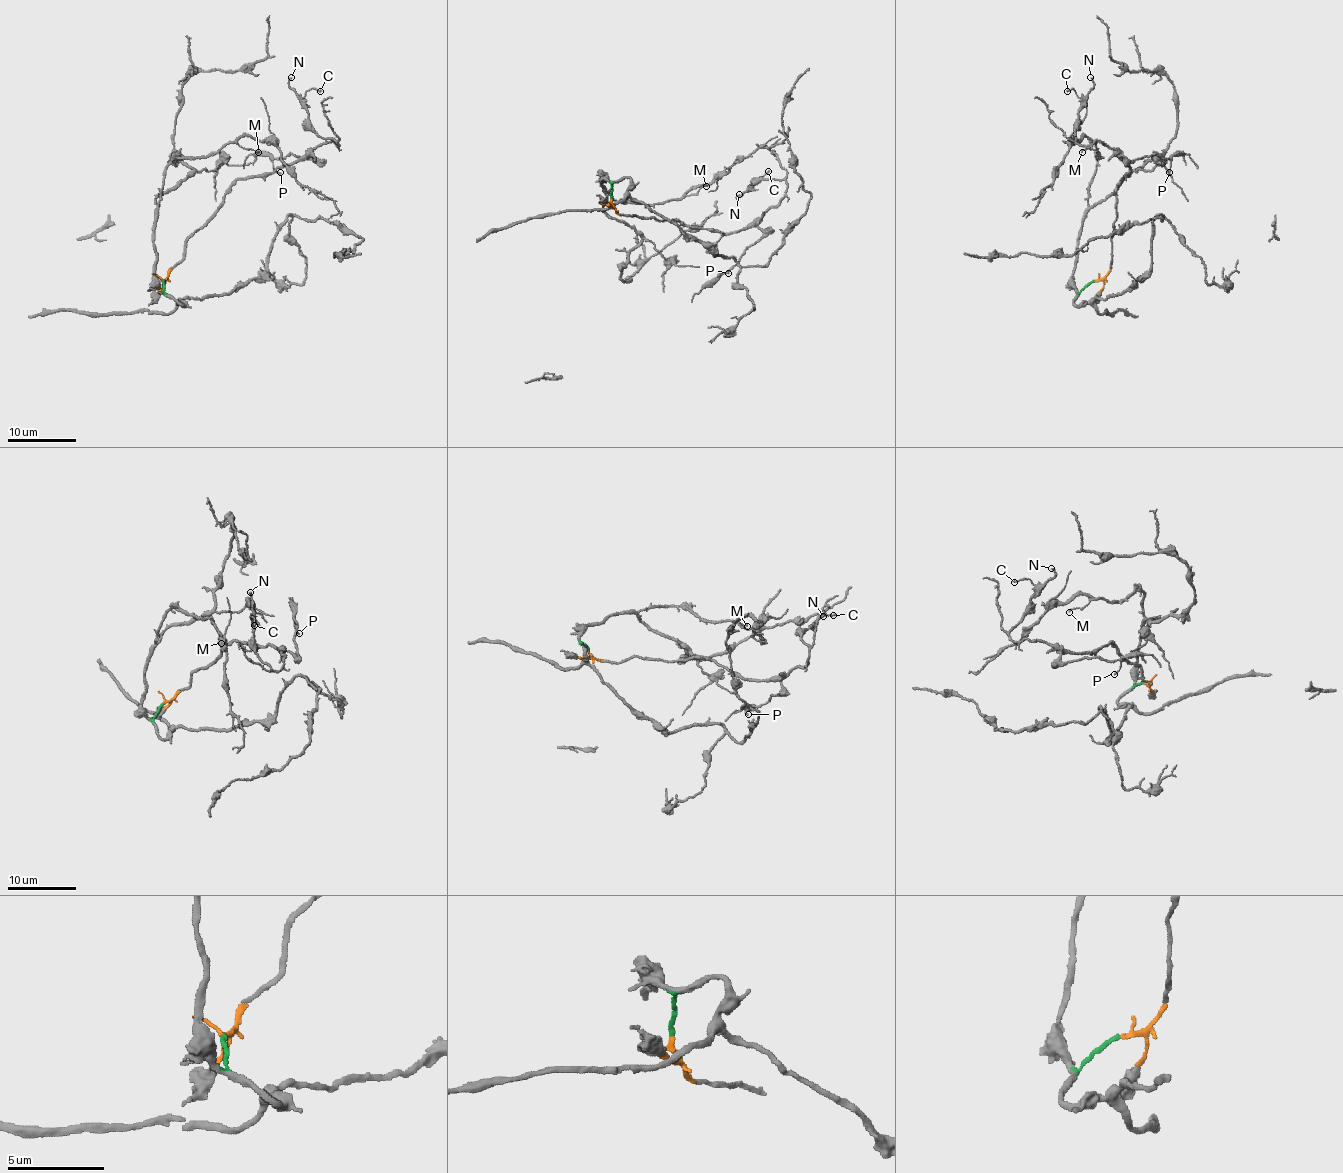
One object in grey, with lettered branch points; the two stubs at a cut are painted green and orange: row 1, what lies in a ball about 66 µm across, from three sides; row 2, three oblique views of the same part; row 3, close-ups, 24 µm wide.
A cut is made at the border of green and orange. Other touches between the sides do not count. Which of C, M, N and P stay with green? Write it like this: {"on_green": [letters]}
{"on_green": ["M"]}

